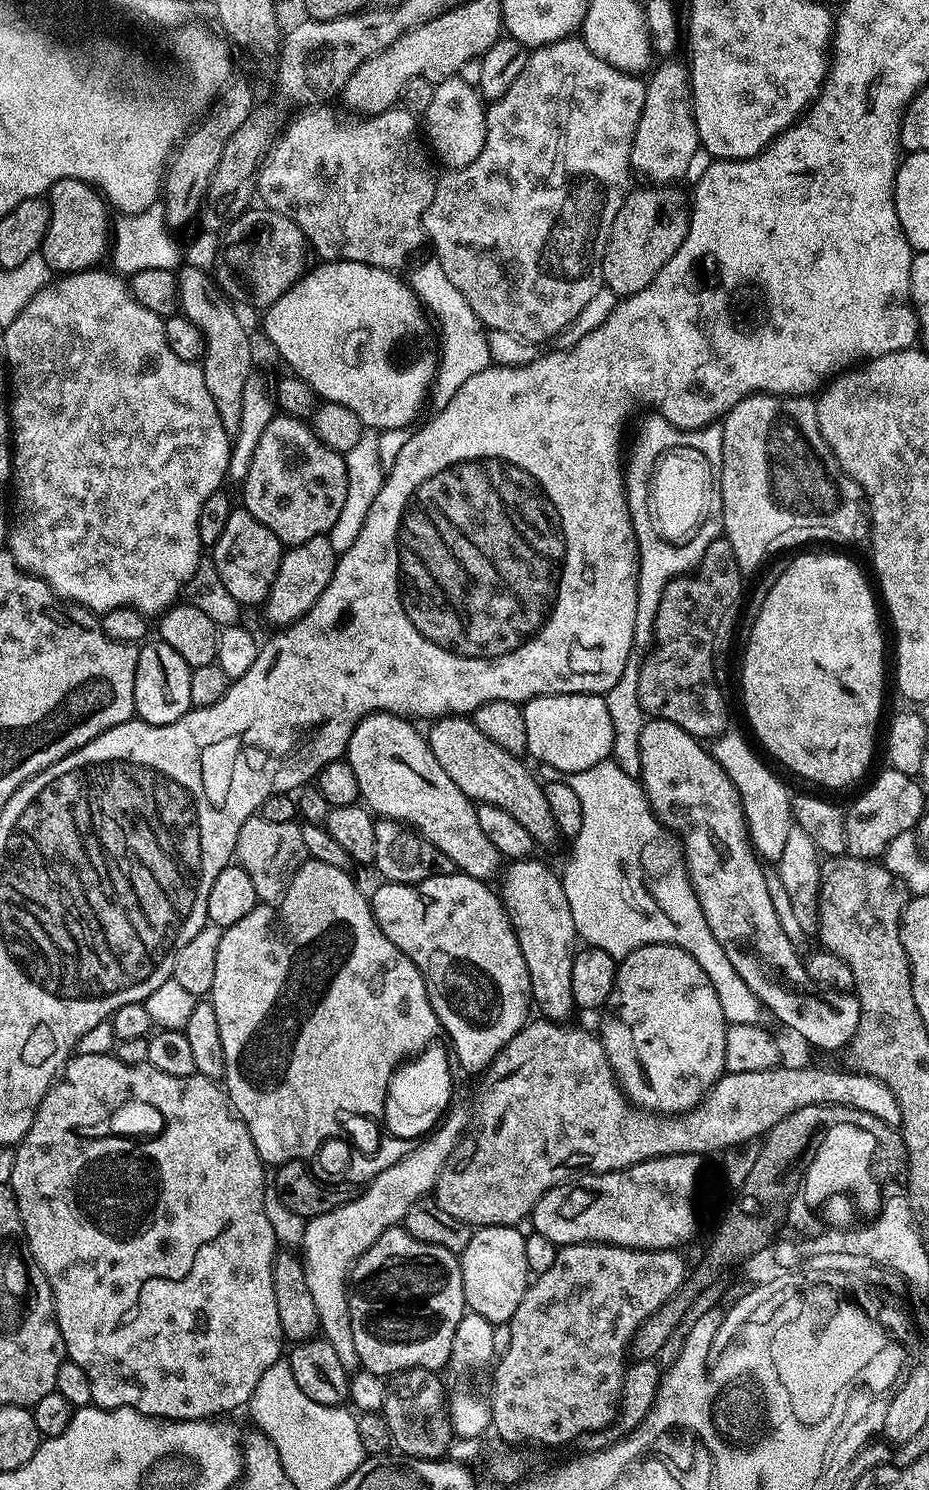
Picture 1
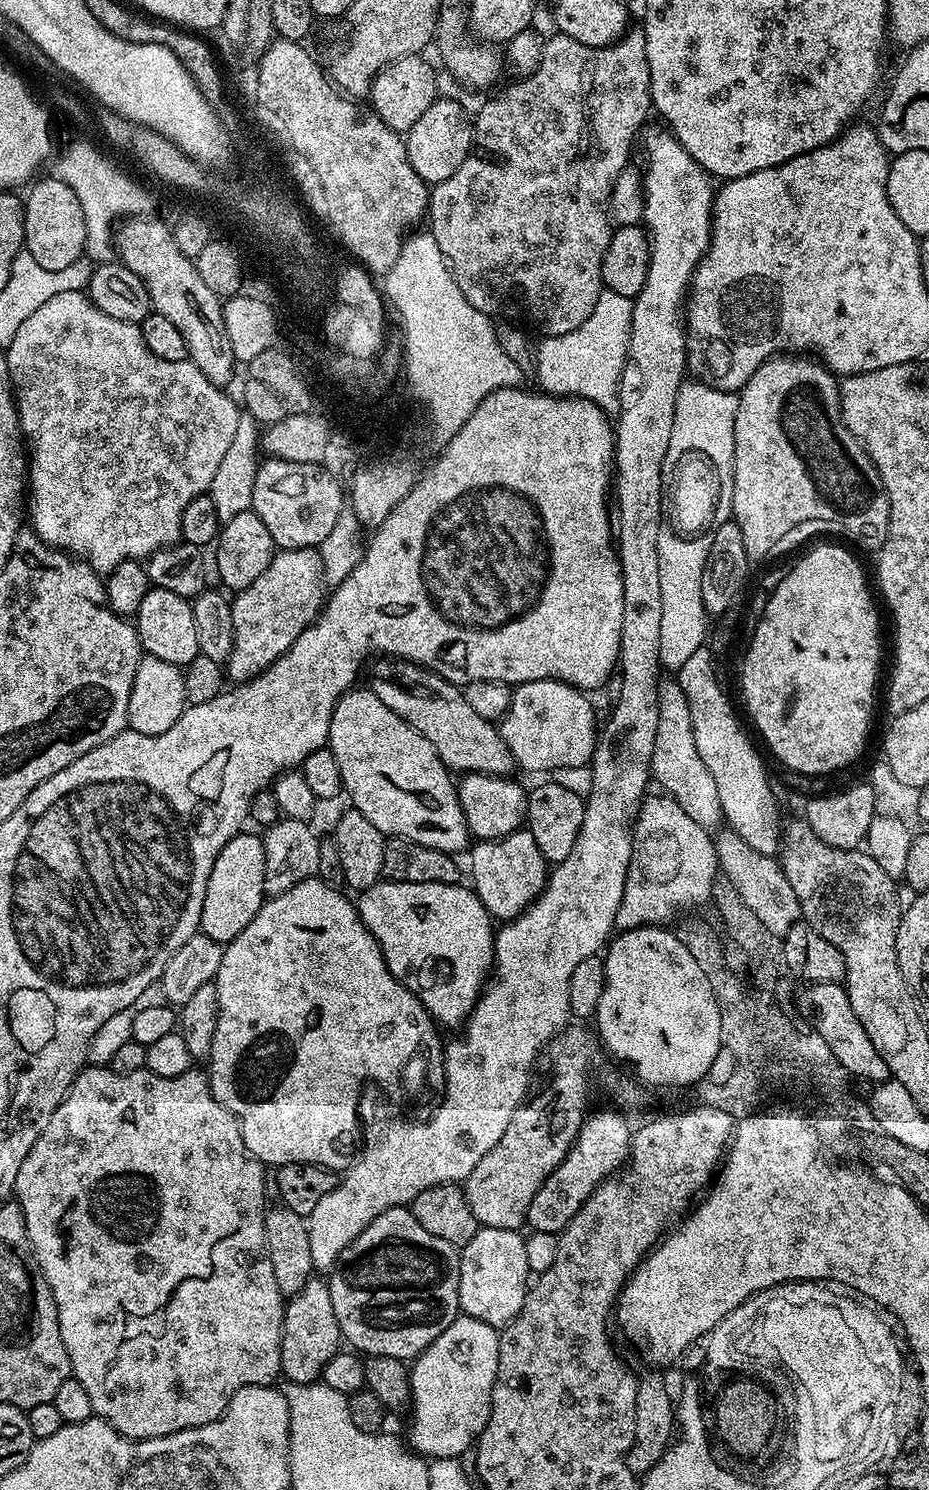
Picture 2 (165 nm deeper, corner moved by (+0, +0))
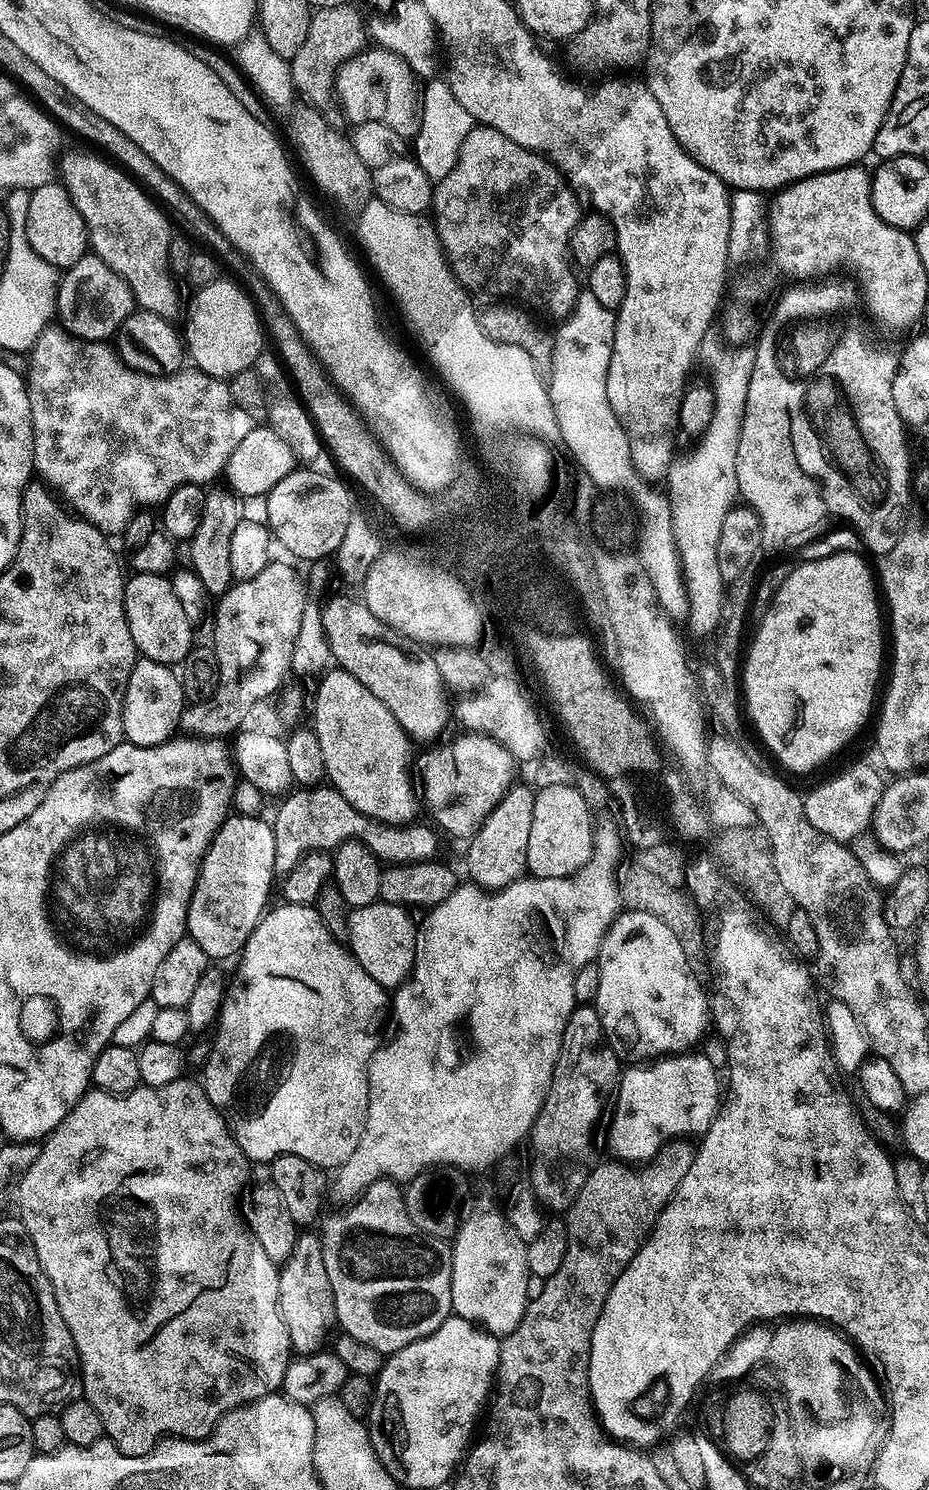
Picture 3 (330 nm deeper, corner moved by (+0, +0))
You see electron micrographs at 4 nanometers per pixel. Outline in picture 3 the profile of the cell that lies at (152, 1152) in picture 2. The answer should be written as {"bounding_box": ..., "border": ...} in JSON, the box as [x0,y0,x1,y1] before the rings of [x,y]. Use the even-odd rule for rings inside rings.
{"bounding_box":[18,1078,294,1456],"border":[[[181,1078],[157,1088],[141,1086],[125,1096],[99,1090],[85,1092],[70,1114],[66,1114],[63,1122],[39,1145],[34,1162],[18,1181],[20,1200],[24,1203],[18,1219],[32,1239],[41,1270],[52,1283],[58,1310],[73,1336],[83,1399],[98,1410],[104,1436],[124,1456],[147,1456],[165,1438],[204,1439],[228,1412],[275,1393],[283,1385],[286,1366],[294,1356],[290,1334],[278,1306],[279,1267],[270,1254],[262,1250],[242,1215],[242,1197],[250,1180],[249,1157],[233,1138],[222,1113],[208,1101],[203,1083],[196,1081],[195,1084],[188,1079]]]}

